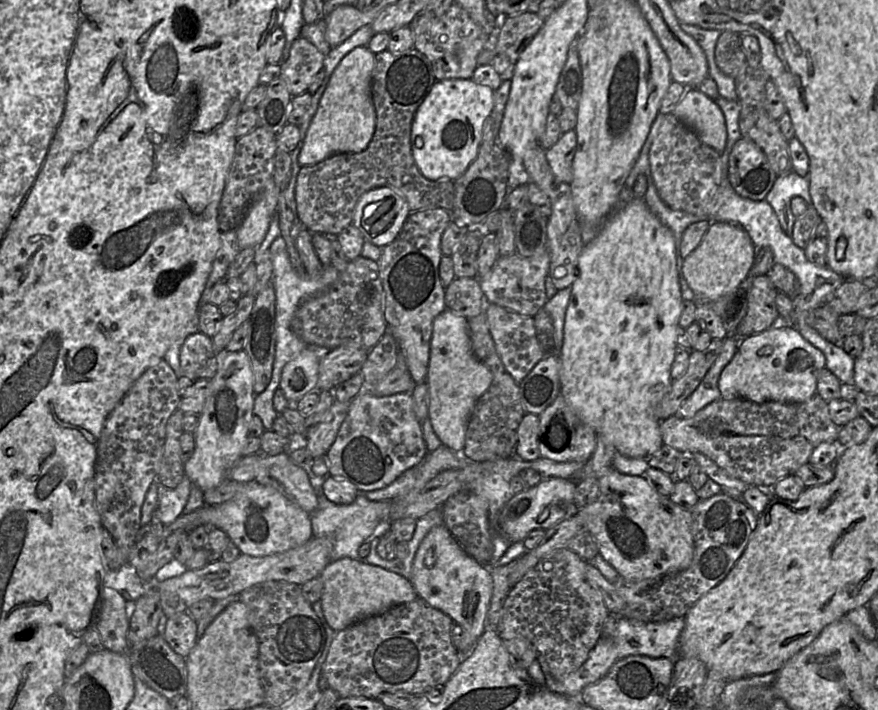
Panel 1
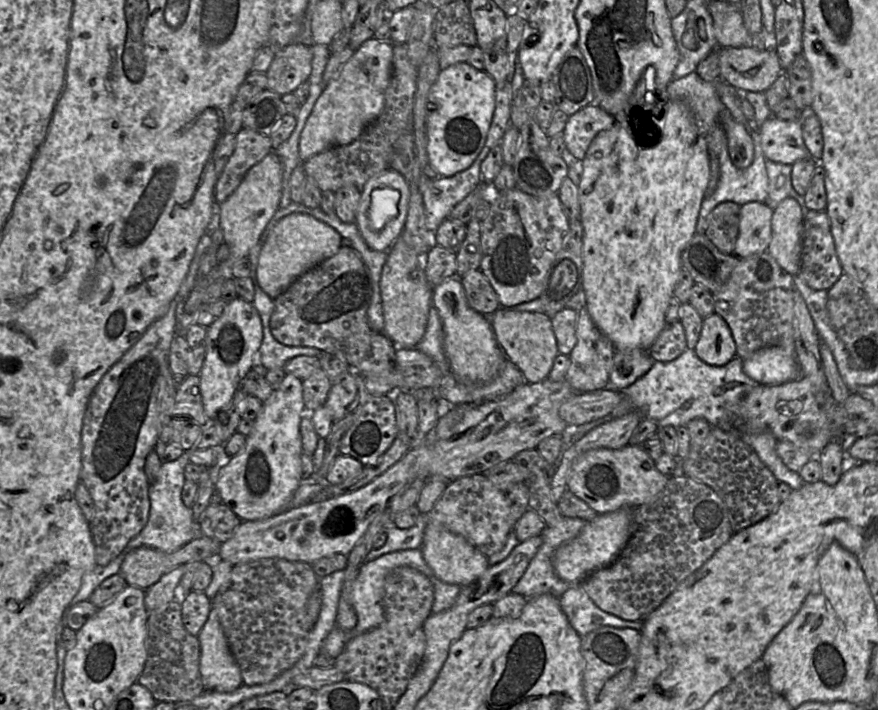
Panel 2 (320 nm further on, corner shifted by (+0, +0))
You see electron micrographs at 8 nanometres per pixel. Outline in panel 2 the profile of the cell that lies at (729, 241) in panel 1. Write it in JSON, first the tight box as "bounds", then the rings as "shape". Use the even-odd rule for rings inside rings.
{"bounds":[733,201,773,258],"shape":[[[752,201],[739,211],[739,232],[733,255],[744,258],[767,251],[771,239],[773,210],[765,203]]]}

